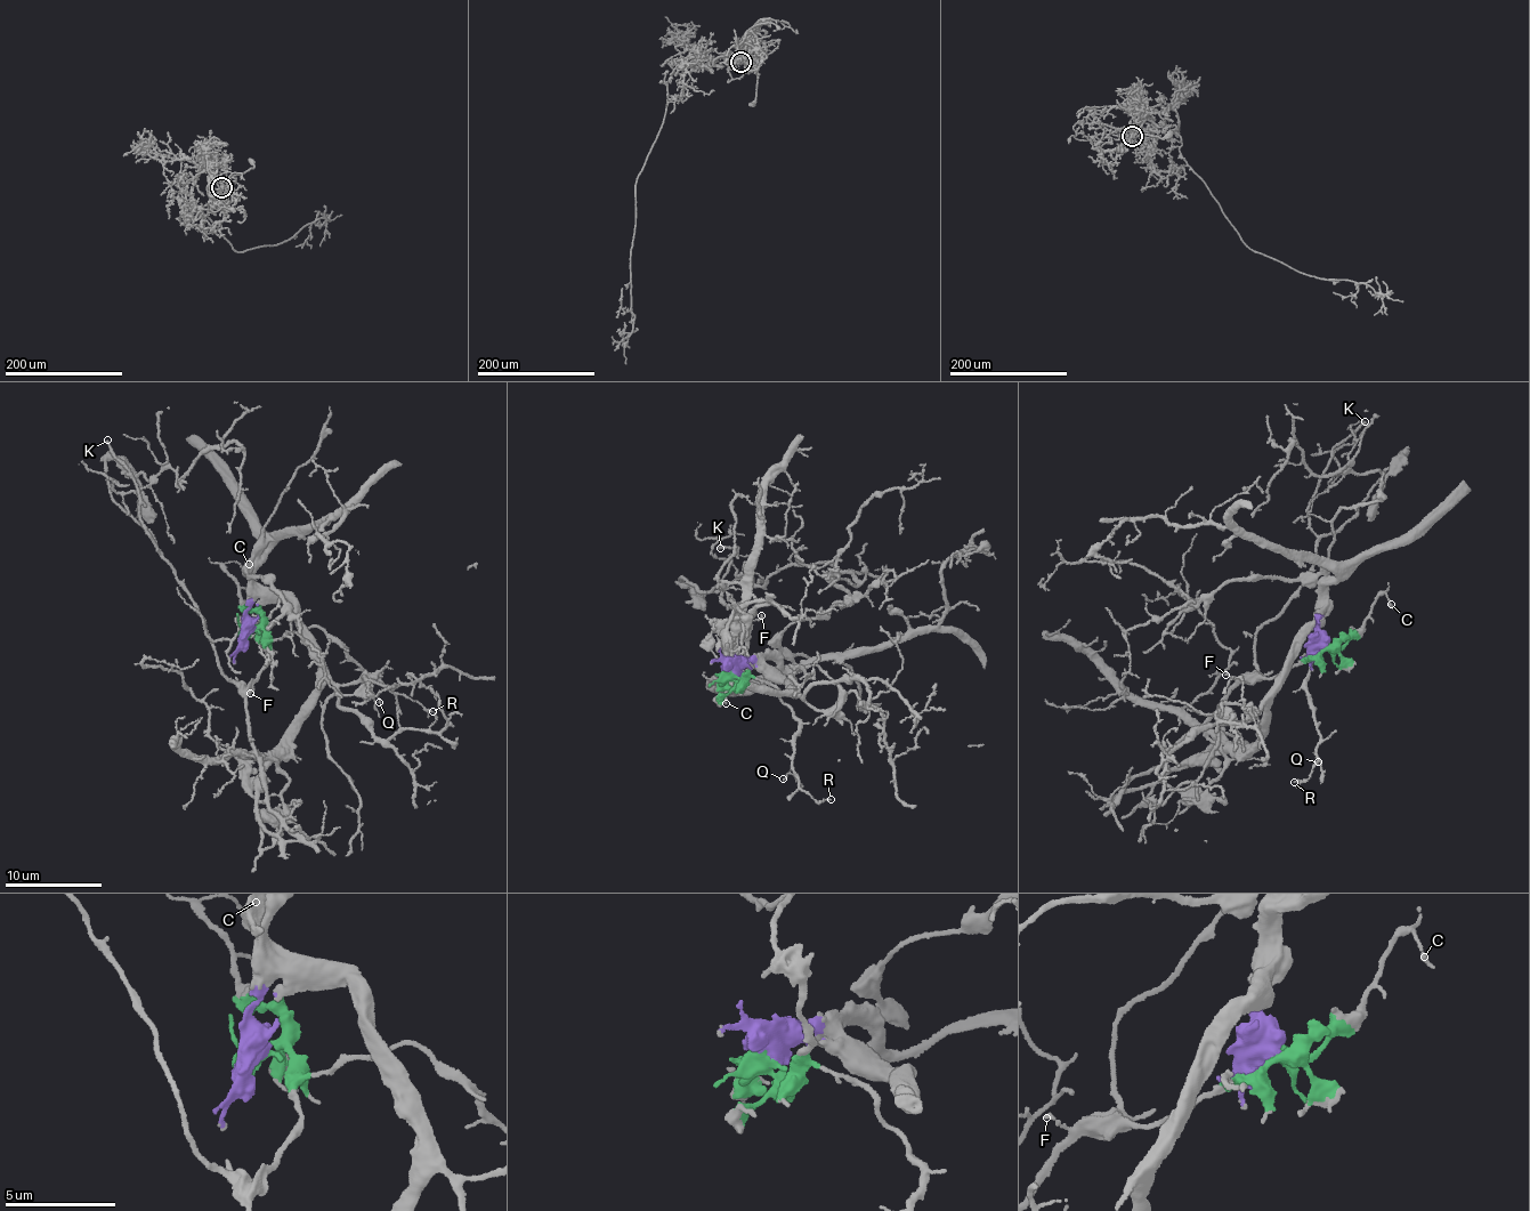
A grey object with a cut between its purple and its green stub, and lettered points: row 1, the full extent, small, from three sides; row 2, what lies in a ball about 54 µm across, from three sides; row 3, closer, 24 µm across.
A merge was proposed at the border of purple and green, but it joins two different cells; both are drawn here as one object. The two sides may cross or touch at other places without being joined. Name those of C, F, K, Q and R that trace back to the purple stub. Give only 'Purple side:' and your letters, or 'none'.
Purple side: none

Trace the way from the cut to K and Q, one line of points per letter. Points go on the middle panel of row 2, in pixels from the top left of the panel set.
K: (729, 671), (741, 679), (751, 667), (737, 631), (742, 605), (720, 598), (738, 548), (720, 547)
Q: (729, 671), (775, 687), (794, 712), (795, 775), (787, 772), (782, 780)

